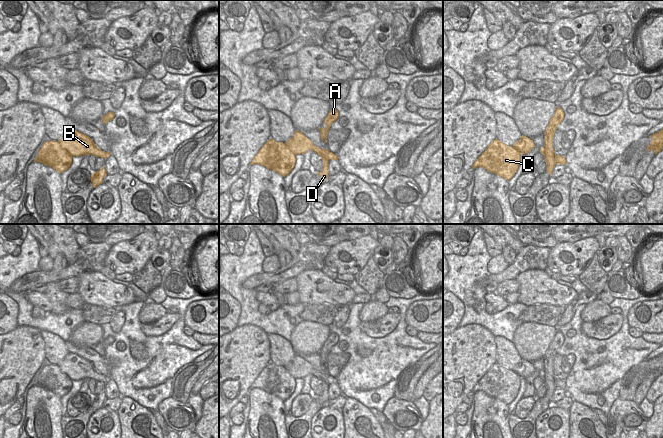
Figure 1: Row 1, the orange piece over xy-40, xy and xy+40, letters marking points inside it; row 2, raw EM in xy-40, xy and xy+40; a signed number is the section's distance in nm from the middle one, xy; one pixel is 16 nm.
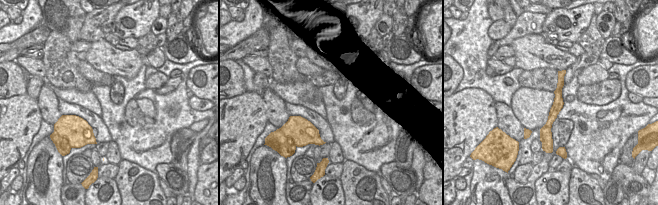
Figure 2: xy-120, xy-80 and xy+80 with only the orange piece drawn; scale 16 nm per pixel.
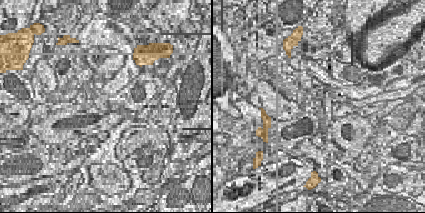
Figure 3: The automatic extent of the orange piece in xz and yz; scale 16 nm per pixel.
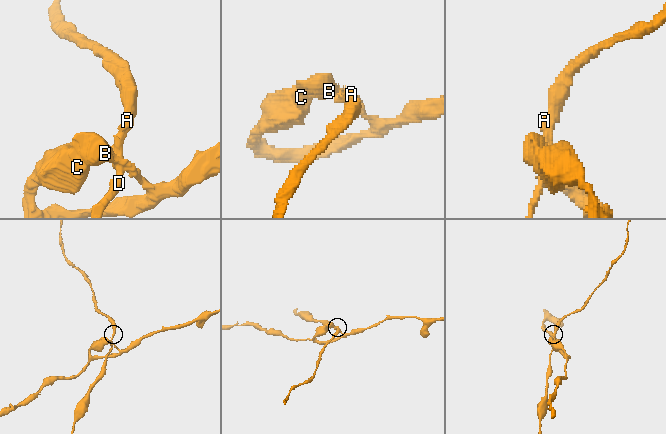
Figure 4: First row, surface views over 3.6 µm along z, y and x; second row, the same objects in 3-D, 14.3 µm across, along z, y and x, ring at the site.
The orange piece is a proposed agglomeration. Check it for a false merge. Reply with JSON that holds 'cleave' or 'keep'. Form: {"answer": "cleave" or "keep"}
{"answer": "cleave"}

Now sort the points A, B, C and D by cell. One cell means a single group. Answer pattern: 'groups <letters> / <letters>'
groups A D / B C

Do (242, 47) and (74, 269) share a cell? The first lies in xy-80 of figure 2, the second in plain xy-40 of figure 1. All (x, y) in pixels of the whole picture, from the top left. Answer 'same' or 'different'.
same

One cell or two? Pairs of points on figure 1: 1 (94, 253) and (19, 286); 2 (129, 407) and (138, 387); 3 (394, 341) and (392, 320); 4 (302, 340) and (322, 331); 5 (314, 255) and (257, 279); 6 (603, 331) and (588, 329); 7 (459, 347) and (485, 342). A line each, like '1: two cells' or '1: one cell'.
1: one cell
2: two cells
3: two cells
4: one cell
5: one cell
6: one cell
7: one cell

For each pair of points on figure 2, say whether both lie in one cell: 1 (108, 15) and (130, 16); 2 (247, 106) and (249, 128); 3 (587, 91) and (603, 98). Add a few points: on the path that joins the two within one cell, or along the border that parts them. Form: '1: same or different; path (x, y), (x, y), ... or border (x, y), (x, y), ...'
1: different; border (120, 10), (114, 19), (110, 31)
2: same; path (247, 111), (247, 123)
3: same; path (591, 94), (599, 94)

